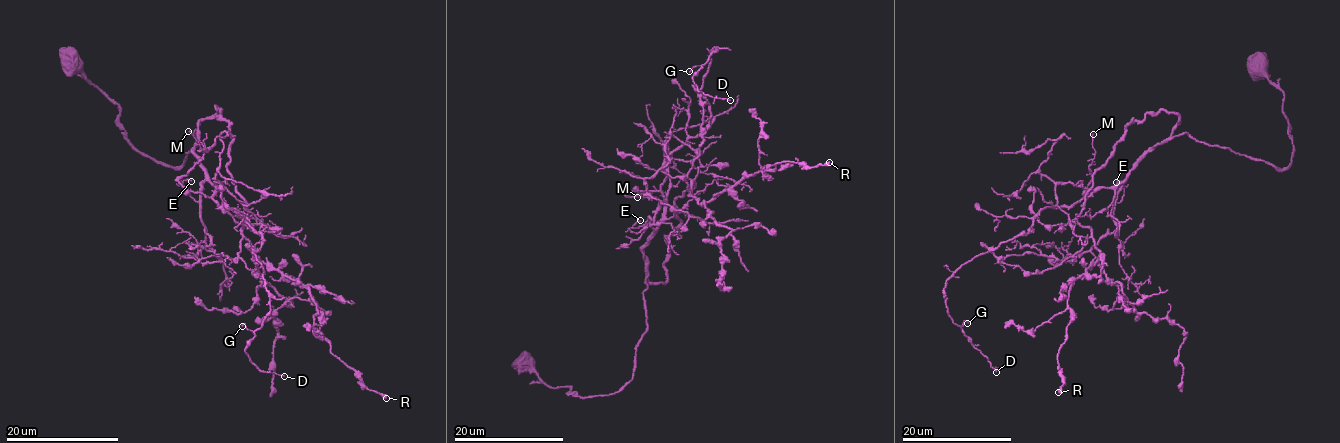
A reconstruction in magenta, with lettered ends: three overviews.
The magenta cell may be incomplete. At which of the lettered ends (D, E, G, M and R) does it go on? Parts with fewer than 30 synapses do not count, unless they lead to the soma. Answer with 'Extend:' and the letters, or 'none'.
Extend: none

